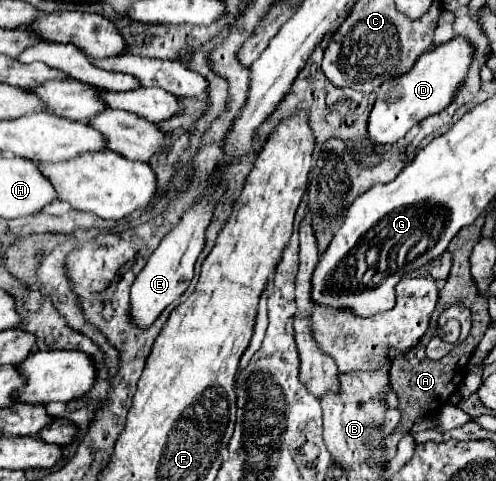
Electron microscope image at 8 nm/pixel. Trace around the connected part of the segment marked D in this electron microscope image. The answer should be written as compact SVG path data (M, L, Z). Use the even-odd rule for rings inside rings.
M455 37L449 43L427 51L423 57L415 61L415 65L407 73L387 79L377 89L377 99L367 119L369 141L375 147L393 145L399 139L403 139L413 125L417 125L429 115L443 111L451 103L461 81L465 79L469 65L471 65L471 45L463 37Z

